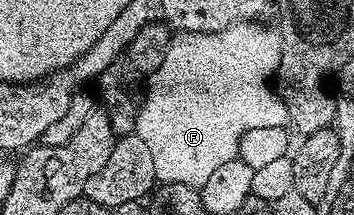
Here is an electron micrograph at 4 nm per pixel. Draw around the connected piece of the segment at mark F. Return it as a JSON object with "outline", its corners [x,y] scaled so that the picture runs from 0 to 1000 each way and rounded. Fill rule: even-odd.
{"outline":[[[706,112],[692,135],[672,130],[658,144],[661,177],[672,191],[672,219],[664,223],[661,251],[672,270],[647,270],[638,256],[638,172],[636,153],[610,158],[528,158],[506,153],[489,181],[475,223],[475,242],[463,260],[463,298],[452,298],[452,316],[438,344],[421,349],[424,423],[412,437],[412,460],[395,474],[387,498],[387,591],[384,619],[401,637],[407,670],[429,721],[429,781],[441,781],[441,833],[449,851],[466,856],[531,856],[551,874],[568,874],[576,837],[588,837],[588,819],[599,819],[599,800],[610,800],[610,781],[621,781],[621,763],[644,763],[644,744],[672,730],[672,674],[689,633],[689,614],[701,614],[712,595],[780,595],[782,586],[808,586],[814,553],[808,544],[808,488],[797,479],[794,456],[768,414],[751,377],[771,367],[780,344],[780,158],[768,135],[749,140],[746,126],[729,121],[740,112]]]}

